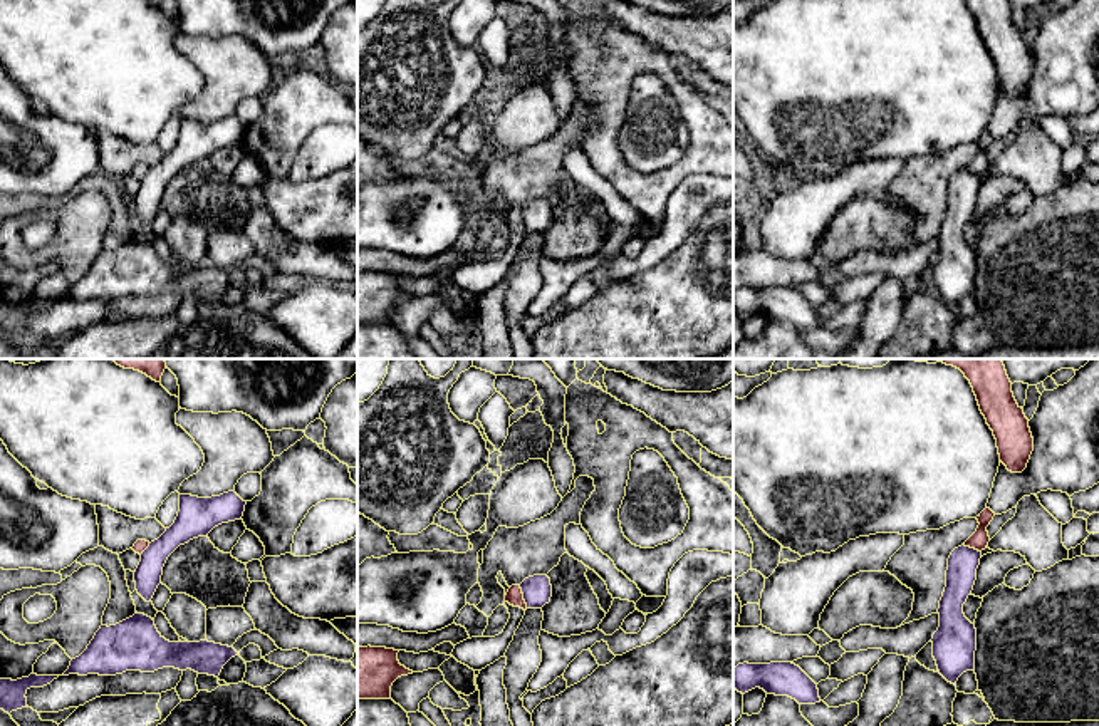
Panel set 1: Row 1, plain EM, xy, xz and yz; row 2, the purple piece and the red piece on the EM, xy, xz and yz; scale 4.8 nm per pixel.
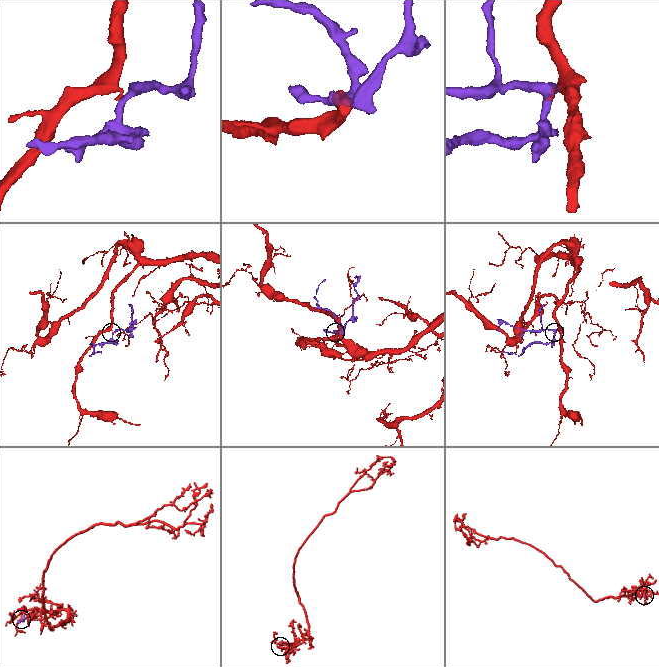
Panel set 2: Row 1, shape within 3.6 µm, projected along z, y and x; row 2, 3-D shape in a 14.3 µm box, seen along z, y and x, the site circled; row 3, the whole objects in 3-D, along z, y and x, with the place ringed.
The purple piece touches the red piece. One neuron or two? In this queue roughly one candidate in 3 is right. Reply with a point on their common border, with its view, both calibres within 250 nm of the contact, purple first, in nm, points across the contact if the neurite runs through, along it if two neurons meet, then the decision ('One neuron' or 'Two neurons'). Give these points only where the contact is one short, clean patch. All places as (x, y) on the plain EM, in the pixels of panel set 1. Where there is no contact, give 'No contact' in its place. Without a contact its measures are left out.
Touches purple at xz (524, 222). Thickness 140 nm (purple) against 80 nm. Boundary: xz (519, 210), (527, 232). Two neurons

